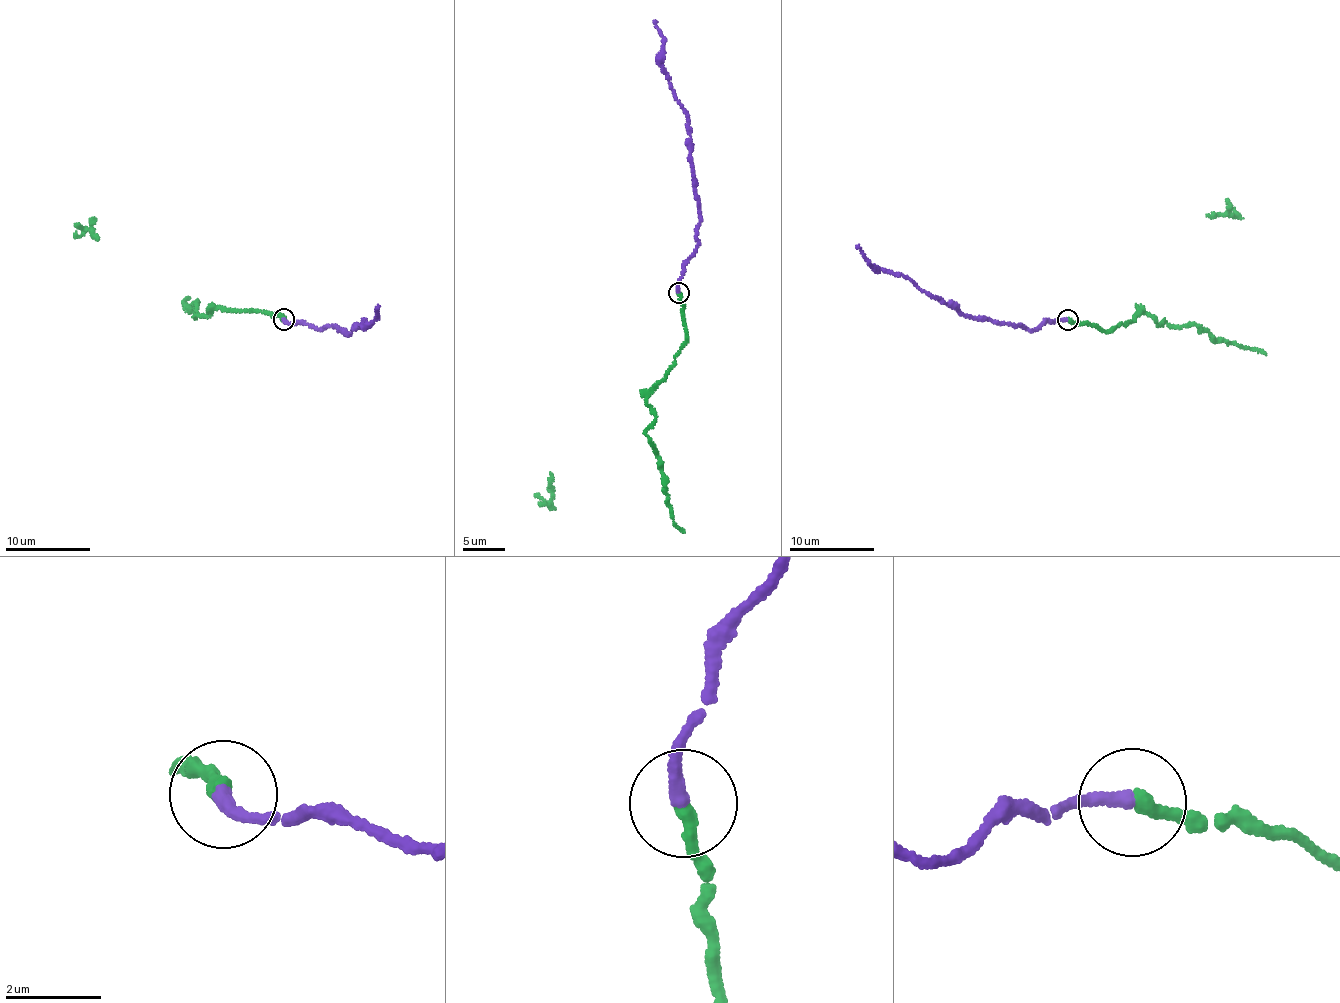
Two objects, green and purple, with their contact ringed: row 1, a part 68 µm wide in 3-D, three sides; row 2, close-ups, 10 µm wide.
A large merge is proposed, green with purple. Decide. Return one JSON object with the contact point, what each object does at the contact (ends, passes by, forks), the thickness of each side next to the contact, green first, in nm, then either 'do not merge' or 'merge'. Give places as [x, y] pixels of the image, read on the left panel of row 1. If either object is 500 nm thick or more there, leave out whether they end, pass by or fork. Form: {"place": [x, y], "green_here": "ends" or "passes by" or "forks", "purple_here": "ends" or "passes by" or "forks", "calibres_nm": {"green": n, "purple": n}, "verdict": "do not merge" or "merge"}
{"place": [283, 319], "green_here": "ends", "purple_here": "ends", "calibres_nm": {"green": 320, "purple": 280}, "verdict": "merge"}

